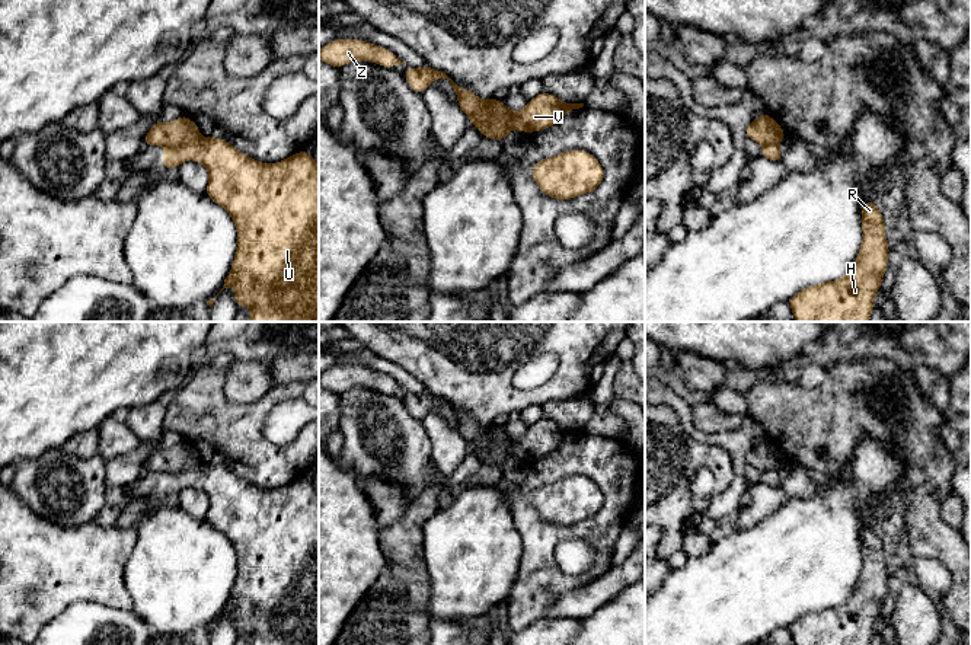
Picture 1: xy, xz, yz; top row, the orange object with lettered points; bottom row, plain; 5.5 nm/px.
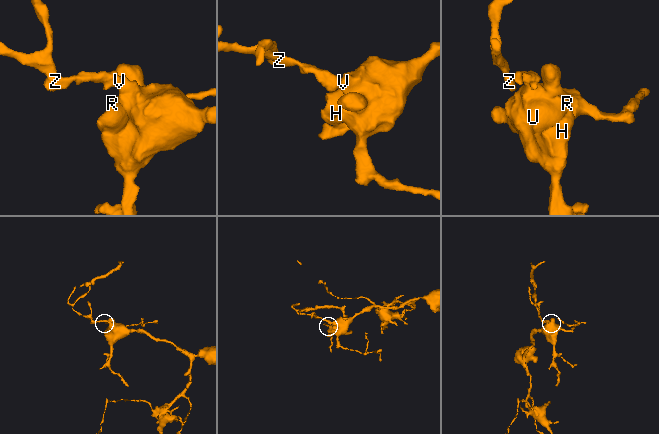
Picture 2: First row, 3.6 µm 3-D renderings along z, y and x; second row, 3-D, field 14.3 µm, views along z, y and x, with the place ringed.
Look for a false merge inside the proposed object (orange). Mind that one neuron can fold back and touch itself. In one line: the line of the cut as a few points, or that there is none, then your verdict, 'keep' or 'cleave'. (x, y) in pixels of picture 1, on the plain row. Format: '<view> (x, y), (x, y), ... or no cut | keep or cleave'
xy (200, 462), (192, 468), (165, 473) | cleave

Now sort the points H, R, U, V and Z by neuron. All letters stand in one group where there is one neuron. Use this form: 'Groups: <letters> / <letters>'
Groups: H R U V / Z

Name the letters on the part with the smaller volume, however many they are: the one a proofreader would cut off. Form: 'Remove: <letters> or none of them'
Remove: Z

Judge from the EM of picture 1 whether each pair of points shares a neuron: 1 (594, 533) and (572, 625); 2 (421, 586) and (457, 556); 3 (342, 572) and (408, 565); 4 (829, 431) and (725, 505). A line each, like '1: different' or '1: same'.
1: different
2: different
3: different
4: different

